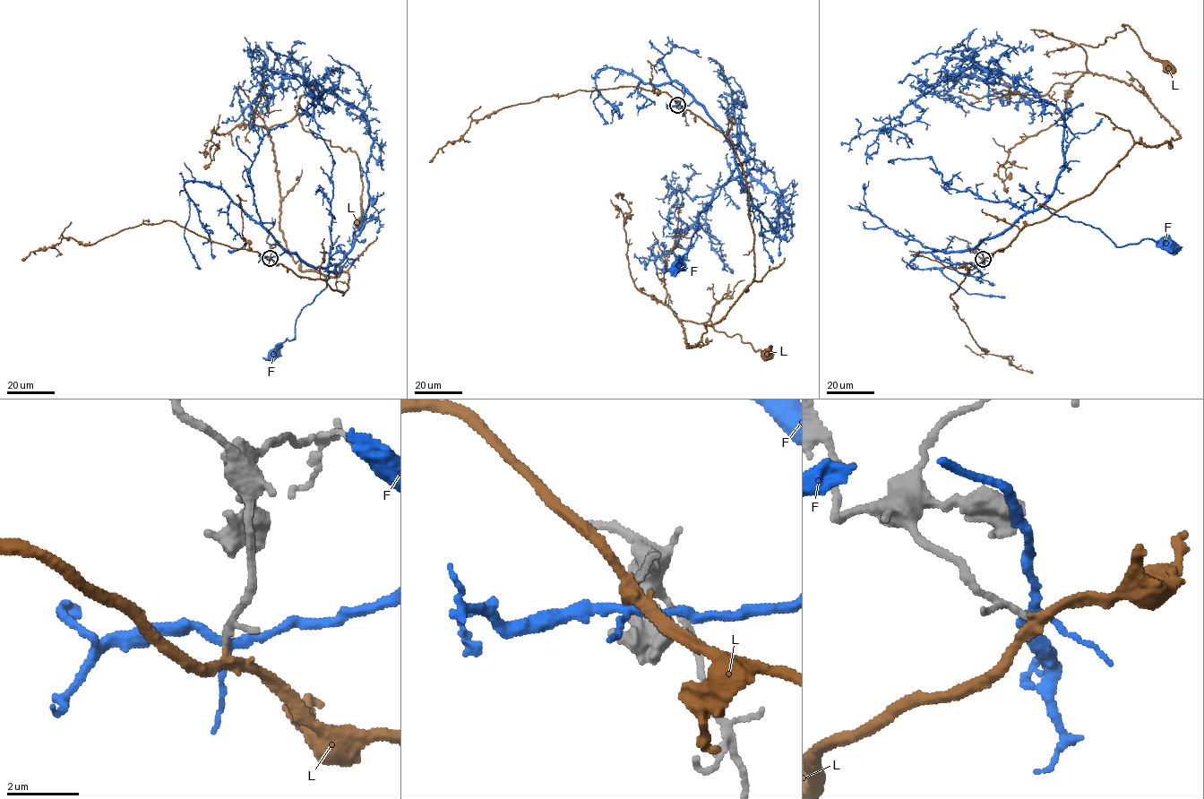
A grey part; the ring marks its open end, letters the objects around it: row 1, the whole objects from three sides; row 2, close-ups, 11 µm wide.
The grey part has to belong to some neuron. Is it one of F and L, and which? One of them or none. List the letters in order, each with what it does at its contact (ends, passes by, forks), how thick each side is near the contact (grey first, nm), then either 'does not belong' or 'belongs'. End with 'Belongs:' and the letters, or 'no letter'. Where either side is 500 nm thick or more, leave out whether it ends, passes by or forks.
F: it forks | 140/200 nm | does not belong
L: it passes by | 140/280 nm | belongs
Belongs: L

